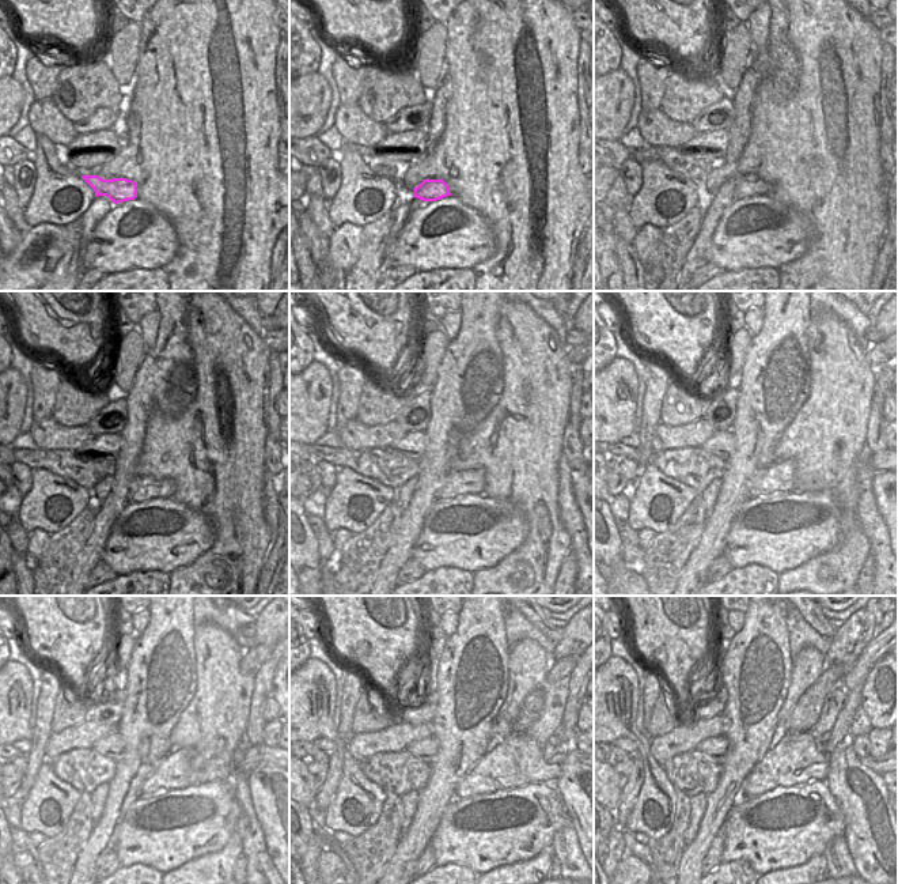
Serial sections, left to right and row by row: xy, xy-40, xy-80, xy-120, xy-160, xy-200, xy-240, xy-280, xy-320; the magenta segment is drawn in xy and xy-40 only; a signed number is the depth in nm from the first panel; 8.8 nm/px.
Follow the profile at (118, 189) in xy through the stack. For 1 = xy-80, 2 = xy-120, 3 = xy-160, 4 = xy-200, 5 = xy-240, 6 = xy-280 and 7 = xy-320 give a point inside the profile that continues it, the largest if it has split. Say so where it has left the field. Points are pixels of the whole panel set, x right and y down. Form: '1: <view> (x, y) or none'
1: xy-80 (746, 185)
2: xy-120 (143, 488)
3: xy-160 (457, 483)
4: xy-200 (779, 476)
5: xy-240 (173, 773)
6: xy-280 (504, 766)
7: xy-320 (811, 760)

